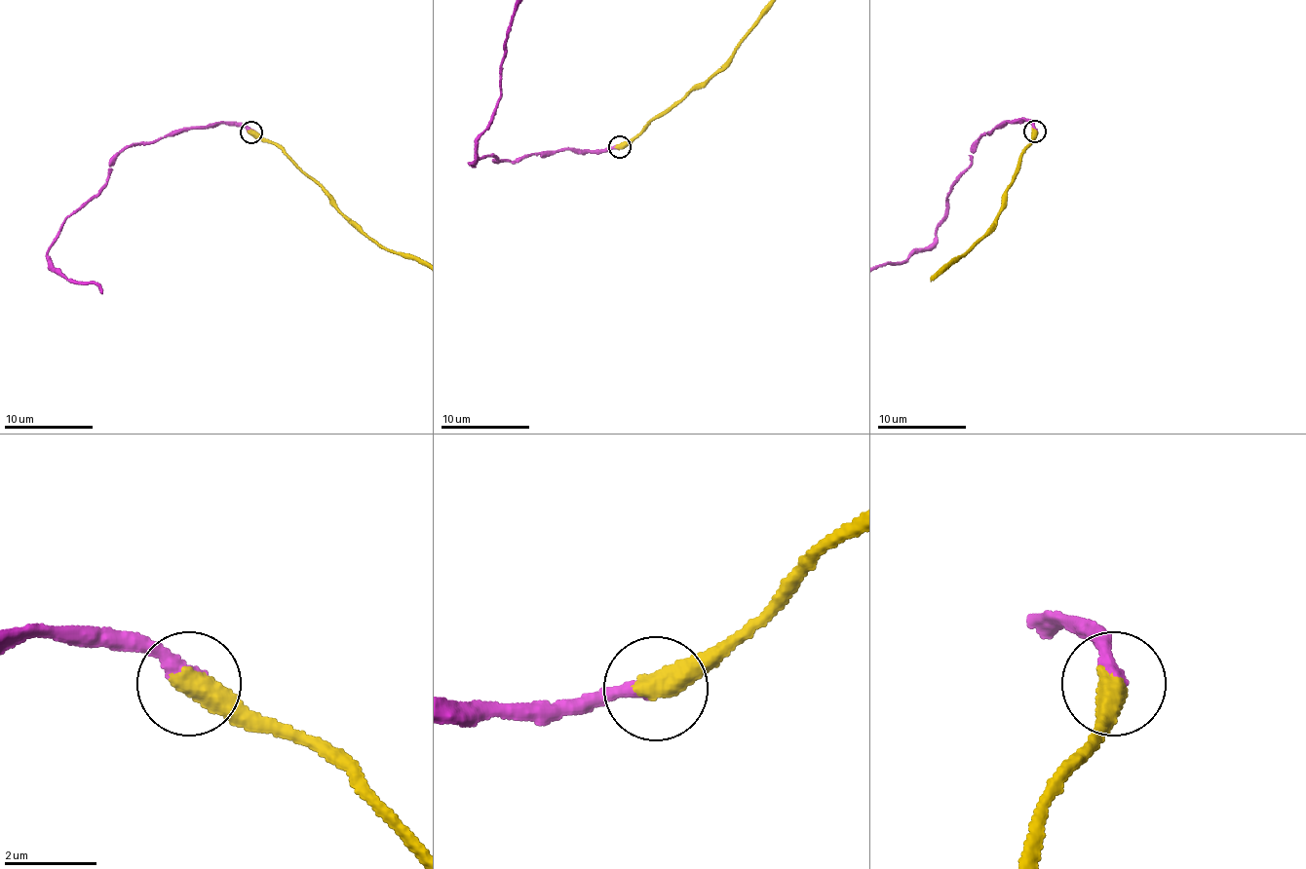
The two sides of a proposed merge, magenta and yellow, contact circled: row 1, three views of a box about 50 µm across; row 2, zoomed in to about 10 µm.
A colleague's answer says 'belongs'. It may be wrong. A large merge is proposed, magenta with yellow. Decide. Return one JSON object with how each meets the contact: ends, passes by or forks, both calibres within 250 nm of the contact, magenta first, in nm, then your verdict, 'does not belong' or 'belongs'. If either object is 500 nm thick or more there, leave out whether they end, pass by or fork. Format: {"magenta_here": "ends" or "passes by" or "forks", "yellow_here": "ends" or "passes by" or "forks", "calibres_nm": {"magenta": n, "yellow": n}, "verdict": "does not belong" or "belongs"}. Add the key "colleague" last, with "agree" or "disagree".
{"calibres_nm": {"magenta": 360, "yellow": 600}, "verdict": "belongs", "colleague": "agree"}

